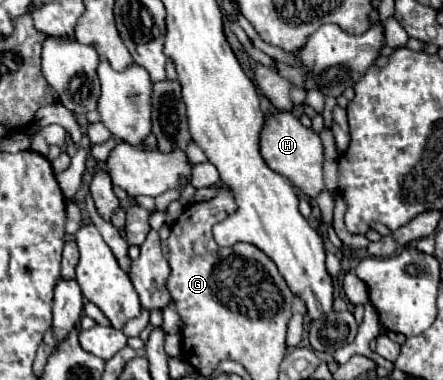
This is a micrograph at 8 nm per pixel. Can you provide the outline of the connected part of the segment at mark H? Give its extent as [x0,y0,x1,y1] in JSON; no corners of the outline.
[260,112,324,198]

